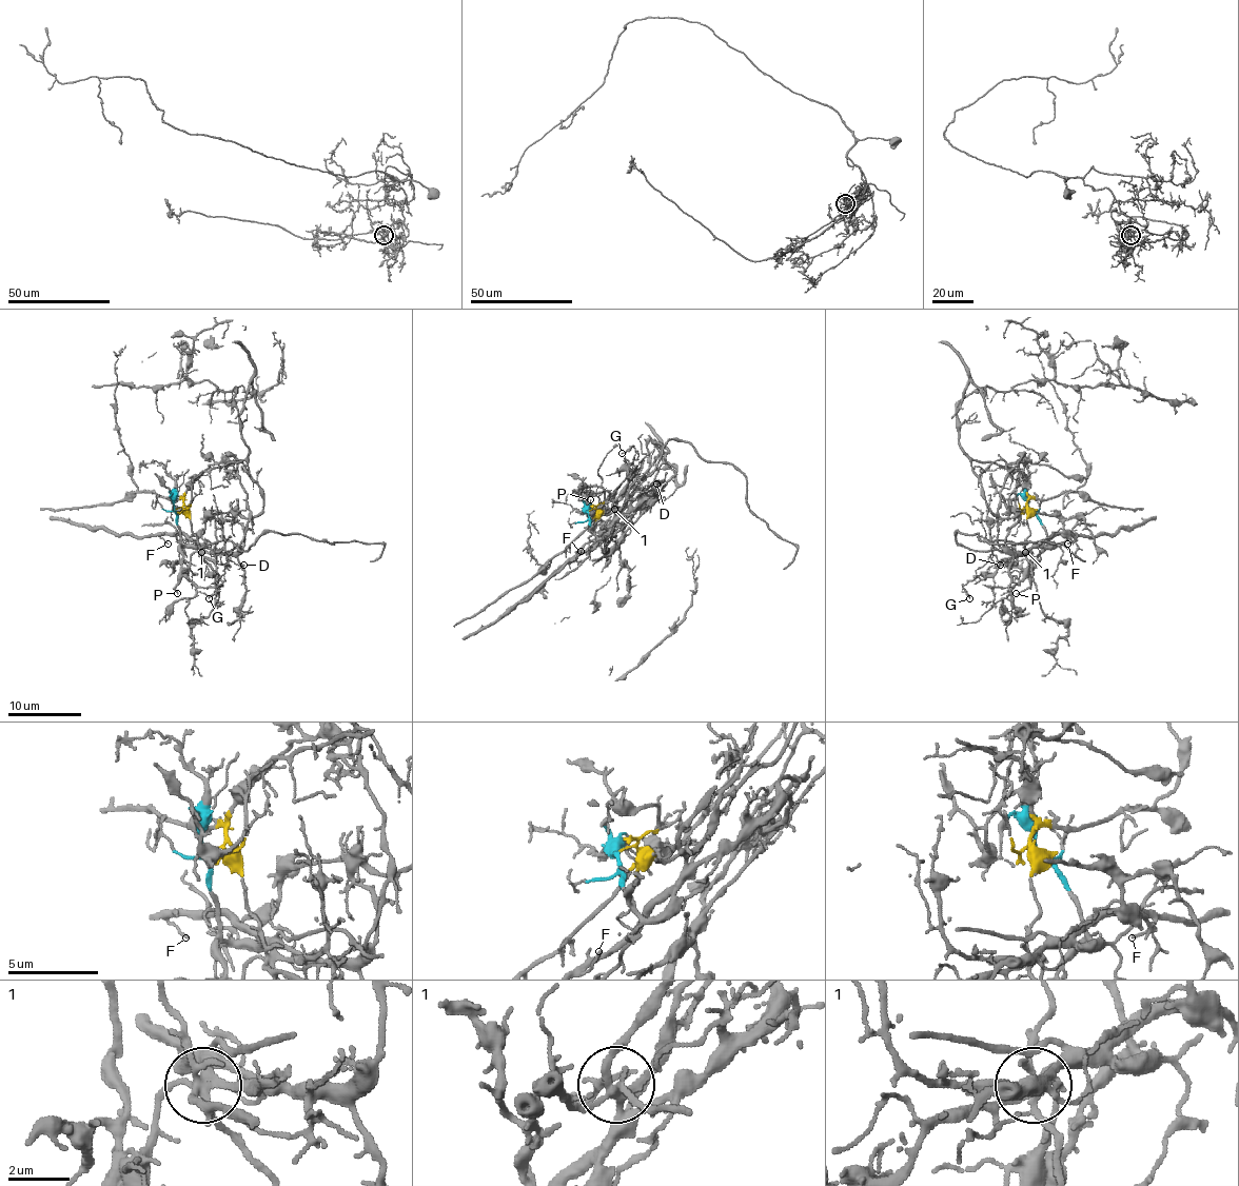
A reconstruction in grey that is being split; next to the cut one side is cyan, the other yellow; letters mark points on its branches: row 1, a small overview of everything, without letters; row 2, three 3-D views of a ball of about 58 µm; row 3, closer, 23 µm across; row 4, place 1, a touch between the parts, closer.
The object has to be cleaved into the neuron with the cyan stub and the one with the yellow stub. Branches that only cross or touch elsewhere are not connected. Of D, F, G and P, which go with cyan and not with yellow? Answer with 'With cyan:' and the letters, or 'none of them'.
With cyan: D, F, G, P

